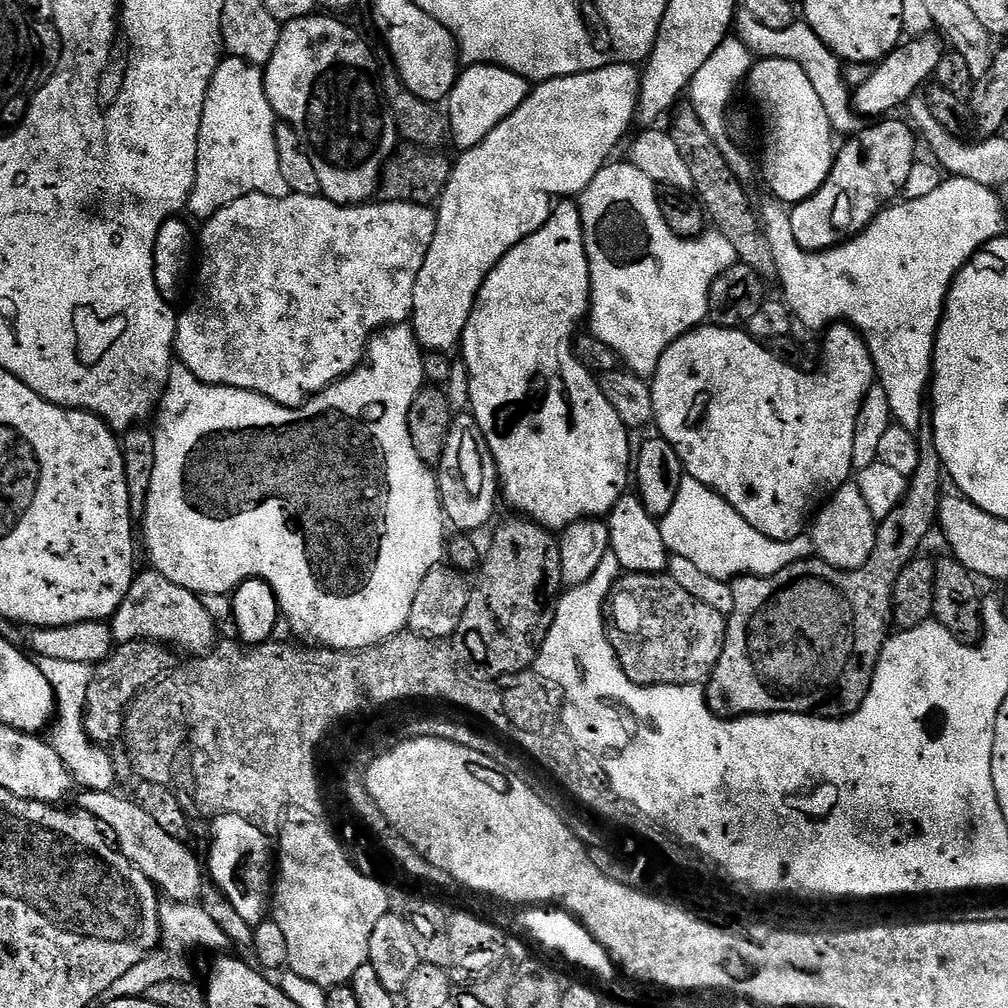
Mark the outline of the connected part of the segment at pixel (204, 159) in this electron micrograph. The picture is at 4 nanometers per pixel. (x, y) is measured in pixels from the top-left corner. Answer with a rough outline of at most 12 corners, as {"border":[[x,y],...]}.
{"border":[[221,59],[187,211],[290,195],[264,68]]}

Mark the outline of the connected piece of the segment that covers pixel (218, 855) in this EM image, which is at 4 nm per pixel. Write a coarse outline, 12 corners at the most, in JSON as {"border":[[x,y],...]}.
{"border":[[238,814],[212,824],[206,872],[250,925],[270,912],[268,840]]}

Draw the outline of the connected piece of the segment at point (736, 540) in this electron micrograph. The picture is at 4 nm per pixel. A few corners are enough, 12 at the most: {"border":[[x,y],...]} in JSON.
{"border":[[690,475],[658,523],[671,555],[731,582],[813,555],[754,530]]}

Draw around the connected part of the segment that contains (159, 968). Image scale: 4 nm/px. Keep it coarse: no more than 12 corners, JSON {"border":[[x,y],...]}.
{"border":[[161,903],[162,946],[126,970],[108,1000],[191,977],[192,948],[229,947],[199,903]]}

